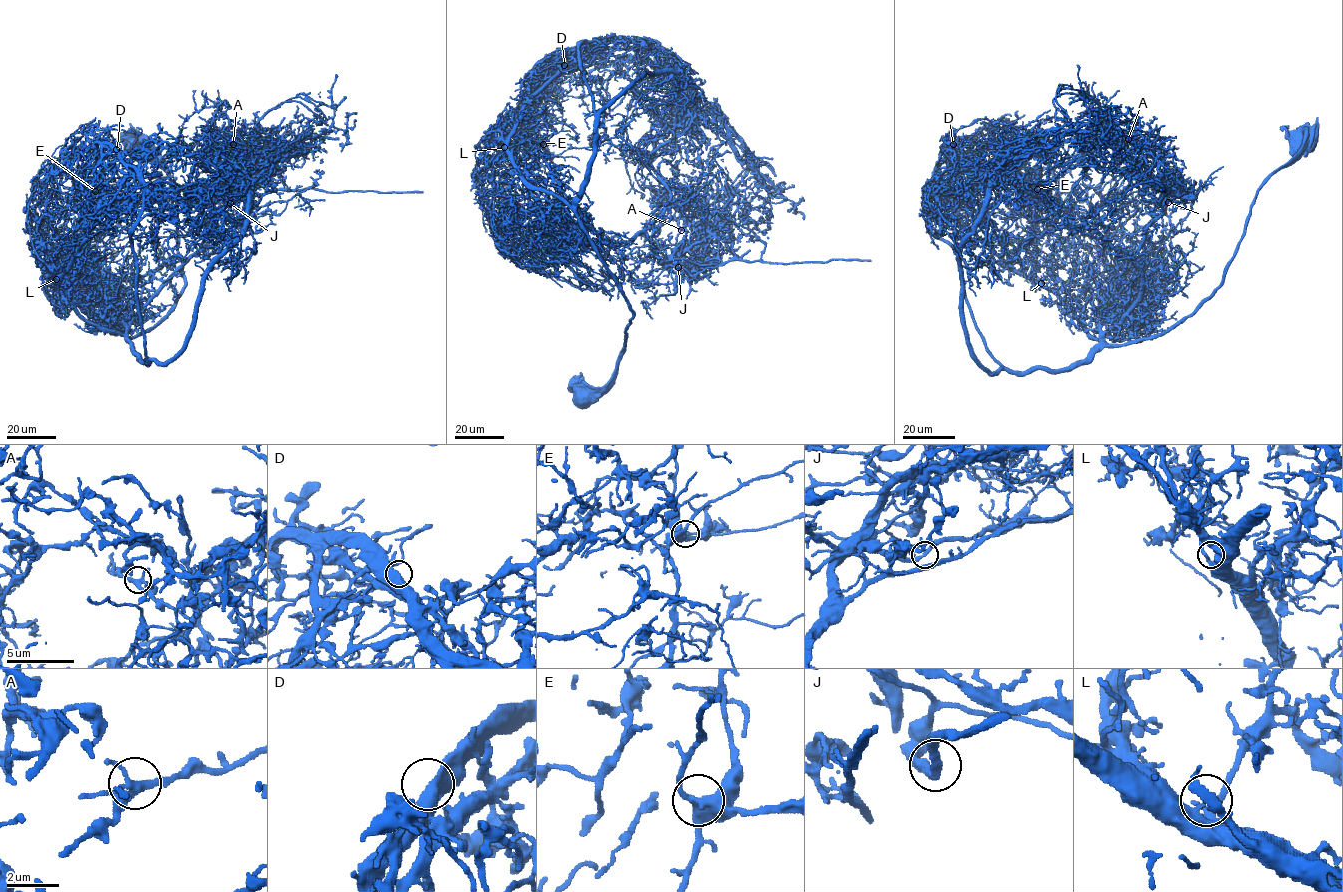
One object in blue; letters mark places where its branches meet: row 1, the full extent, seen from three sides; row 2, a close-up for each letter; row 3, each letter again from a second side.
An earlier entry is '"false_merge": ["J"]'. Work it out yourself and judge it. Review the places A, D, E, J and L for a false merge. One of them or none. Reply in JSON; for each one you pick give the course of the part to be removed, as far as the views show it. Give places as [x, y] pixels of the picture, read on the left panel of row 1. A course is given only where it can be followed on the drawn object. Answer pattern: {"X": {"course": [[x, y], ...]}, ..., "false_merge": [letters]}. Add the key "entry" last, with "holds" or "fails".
{"J": {"course": [[230, 203], [272, 189], [299, 190], [317, 184], [286, 201], [229, 214], [196, 207], [193, 200], [215, 179]]}, "false_merge": ["J"], "entry": "holds"}

